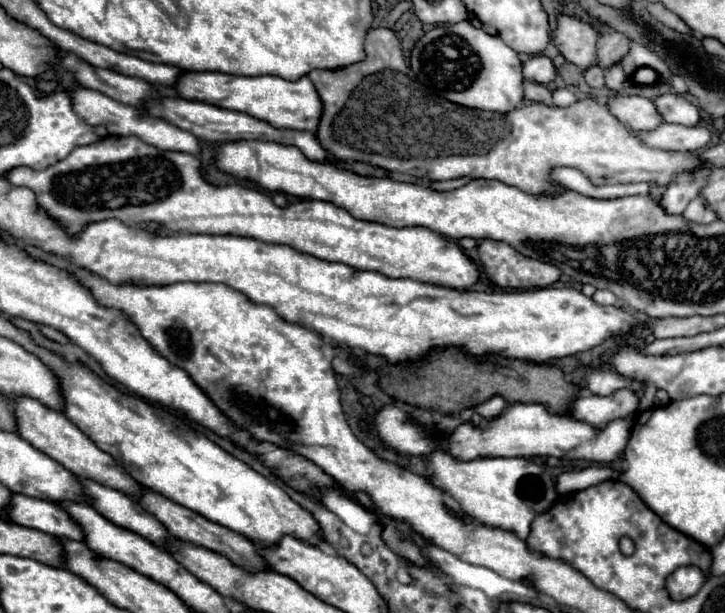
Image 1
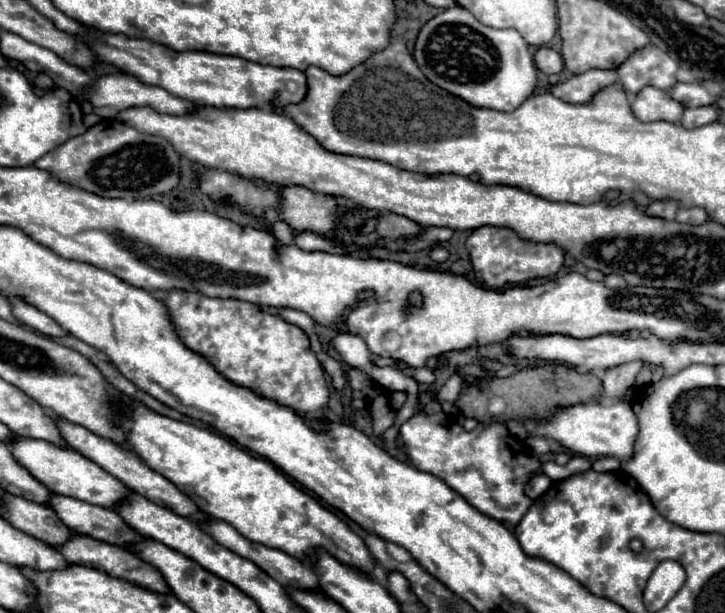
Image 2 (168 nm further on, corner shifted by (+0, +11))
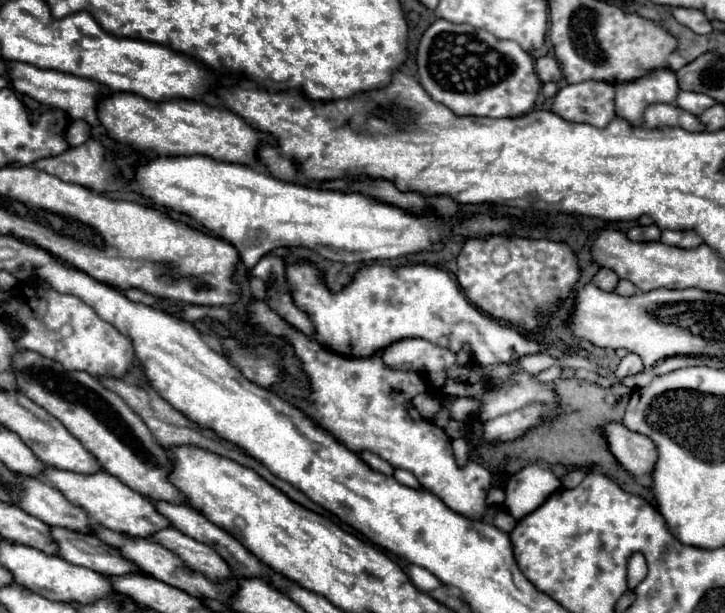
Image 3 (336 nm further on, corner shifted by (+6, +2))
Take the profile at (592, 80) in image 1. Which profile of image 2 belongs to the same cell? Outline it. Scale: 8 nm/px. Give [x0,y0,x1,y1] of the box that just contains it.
[552,70,618,104]

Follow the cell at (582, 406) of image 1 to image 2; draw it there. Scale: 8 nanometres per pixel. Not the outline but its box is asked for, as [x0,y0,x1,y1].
[602,360,644,402]

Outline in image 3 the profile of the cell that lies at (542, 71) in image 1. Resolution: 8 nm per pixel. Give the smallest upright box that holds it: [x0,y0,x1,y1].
[534,57,562,83]

